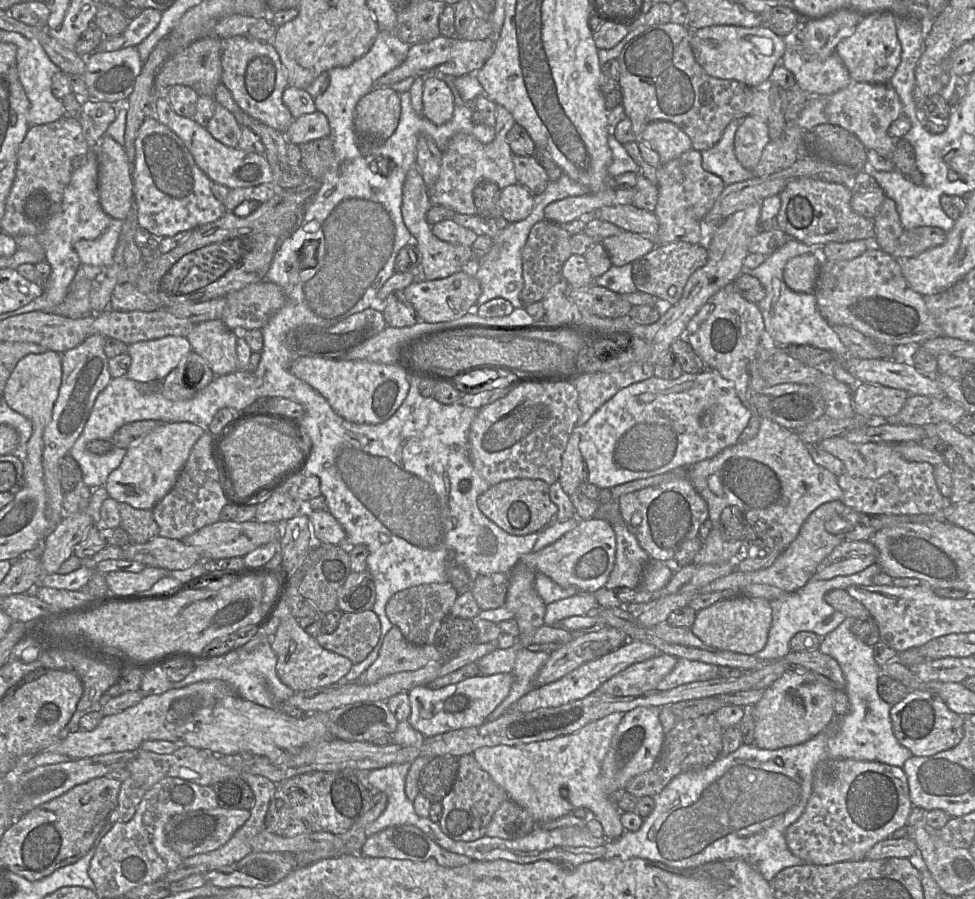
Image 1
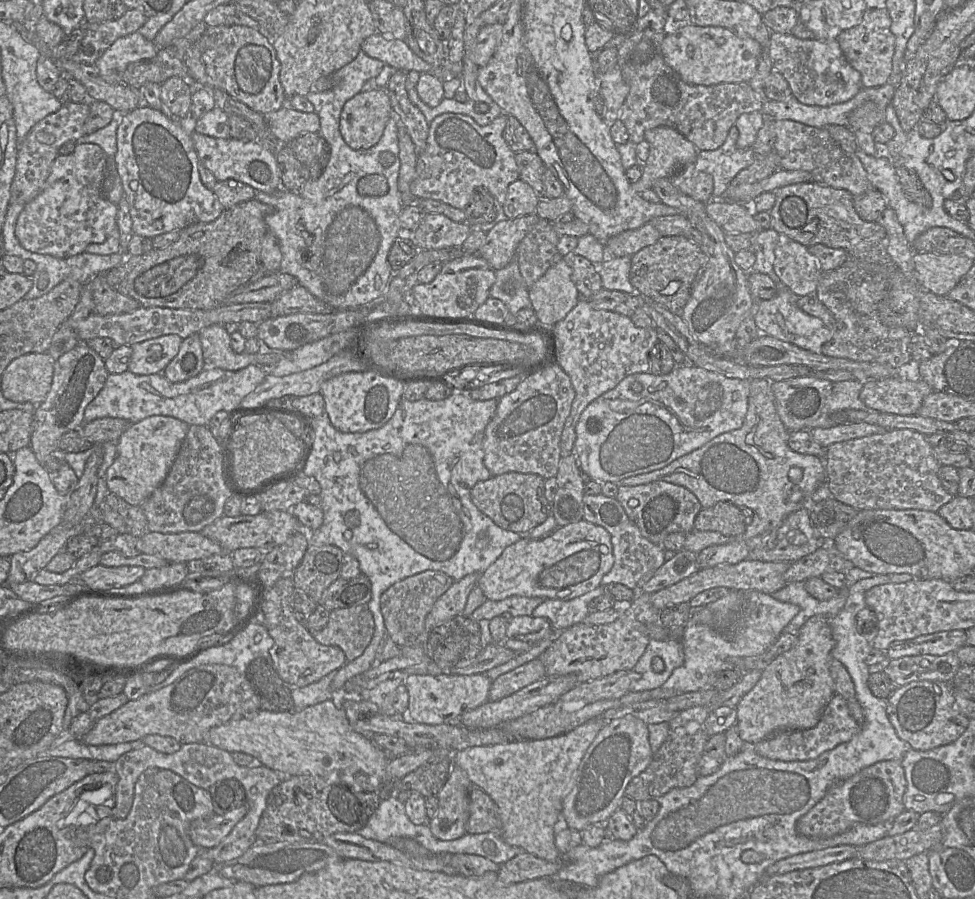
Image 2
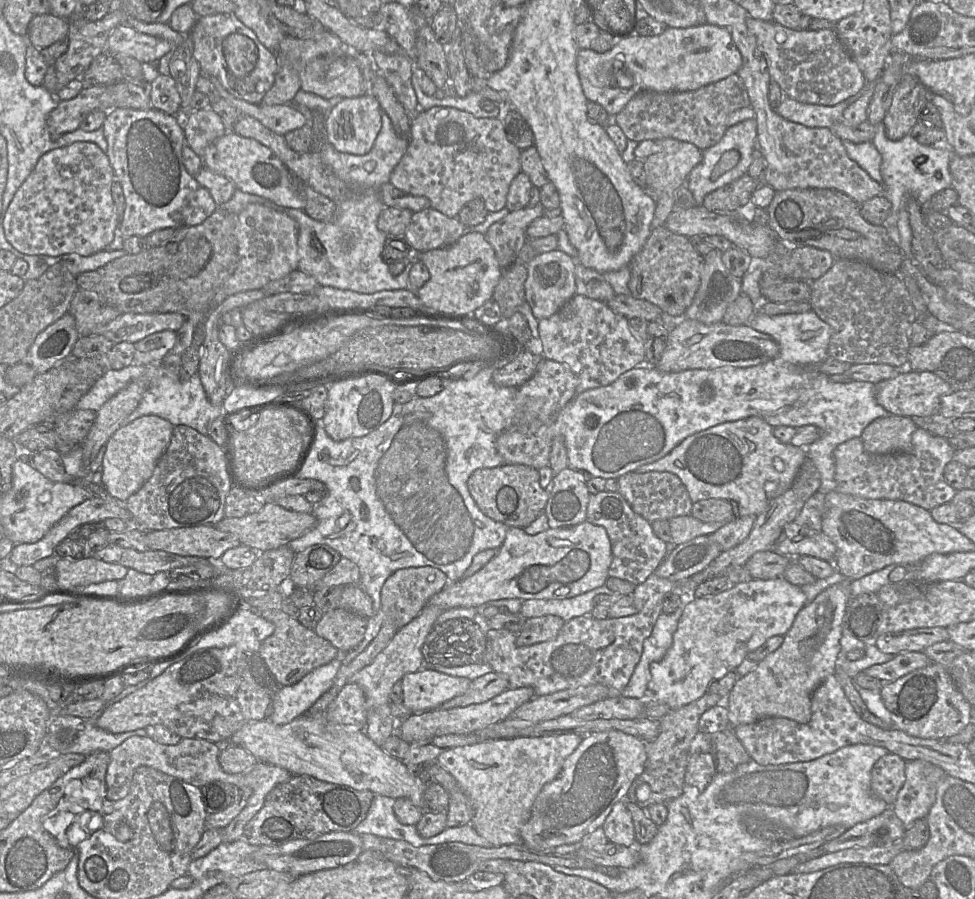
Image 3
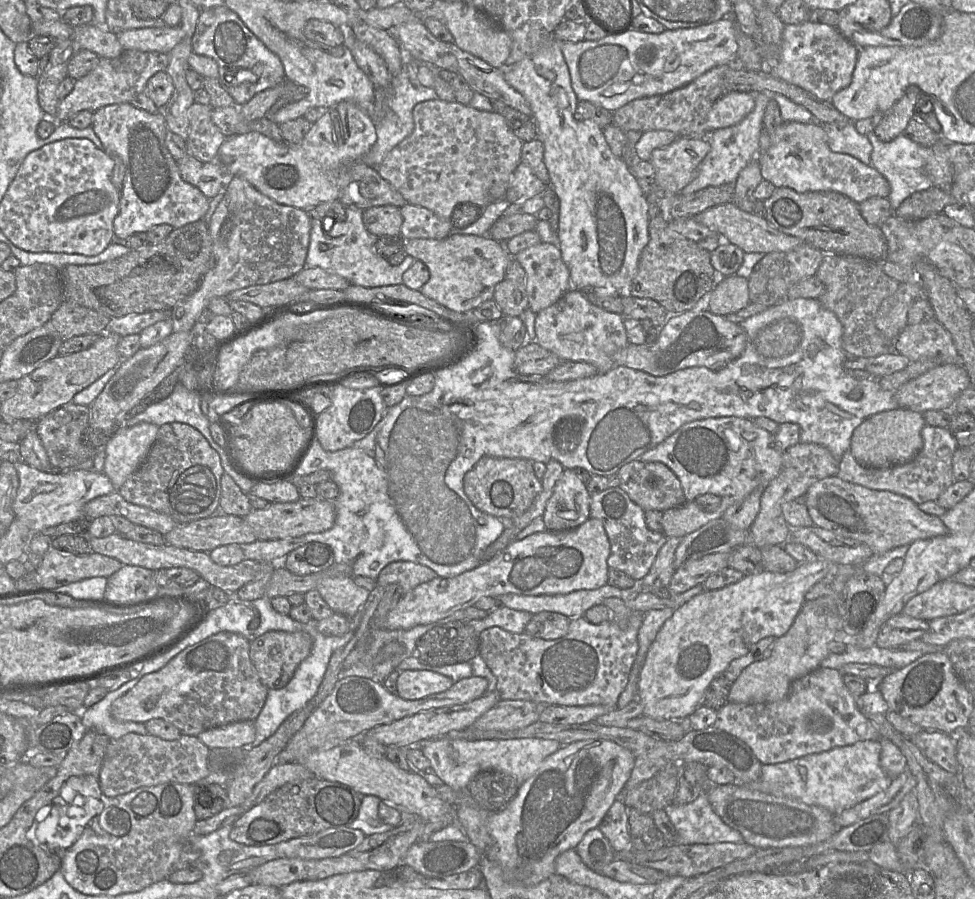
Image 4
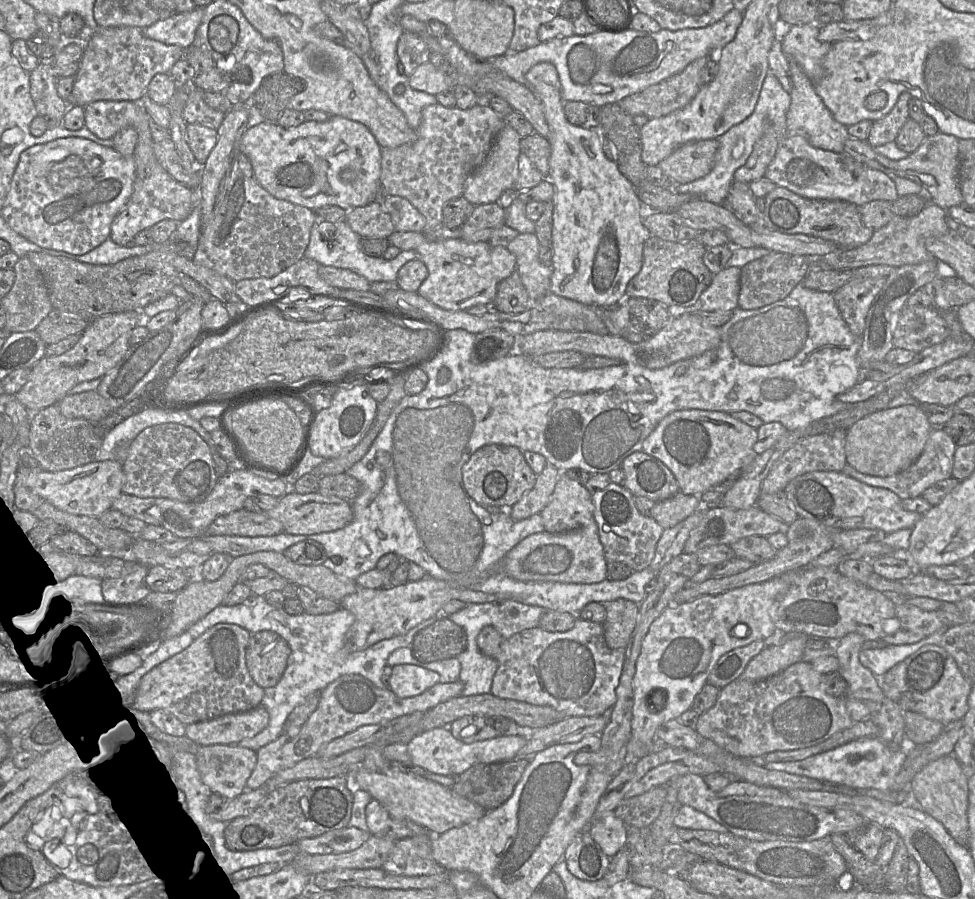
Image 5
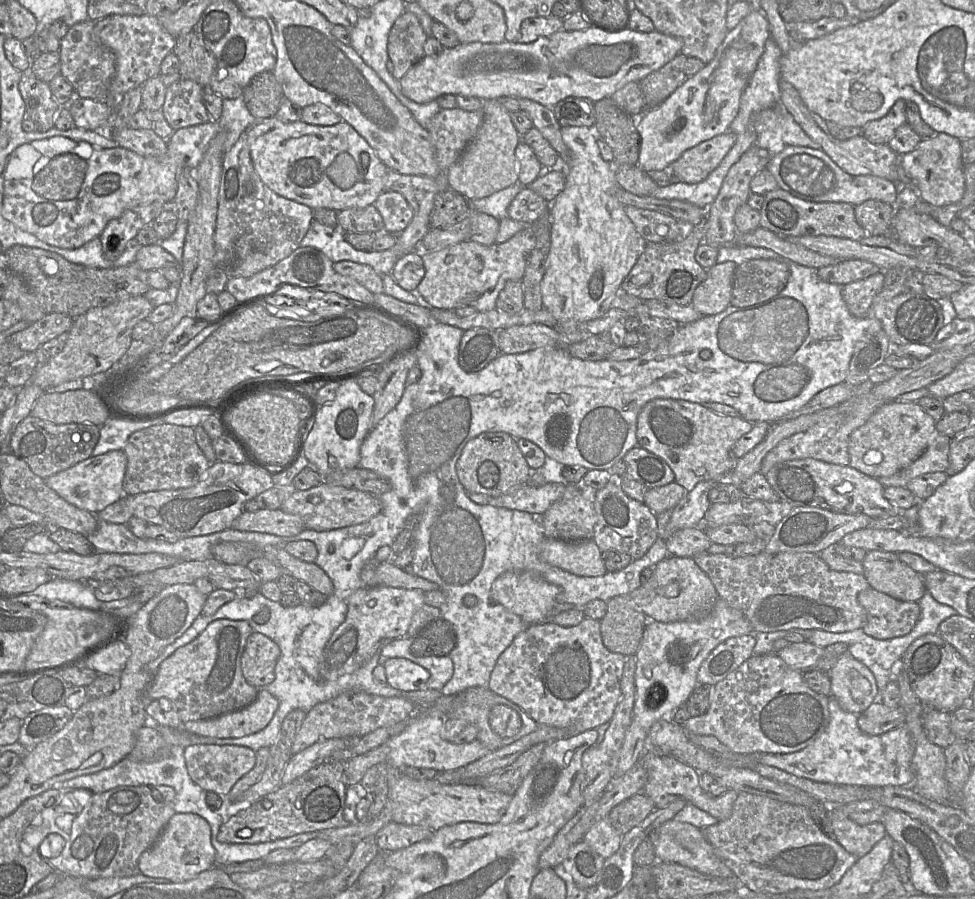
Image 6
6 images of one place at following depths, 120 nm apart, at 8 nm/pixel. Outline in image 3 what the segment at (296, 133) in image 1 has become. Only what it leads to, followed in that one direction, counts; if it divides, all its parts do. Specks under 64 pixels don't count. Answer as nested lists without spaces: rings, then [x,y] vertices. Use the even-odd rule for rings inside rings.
[[[209,77],[209,80],[219,95],[236,108],[241,115],[248,115],[257,119],[276,134],[284,136],[286,133],[299,129],[307,124],[306,118],[294,109],[291,104],[273,106],[251,104],[232,96],[217,78]]]

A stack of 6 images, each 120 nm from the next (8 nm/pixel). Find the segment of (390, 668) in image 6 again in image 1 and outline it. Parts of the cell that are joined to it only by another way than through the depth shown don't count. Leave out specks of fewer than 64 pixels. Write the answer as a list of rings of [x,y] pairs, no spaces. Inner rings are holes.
[[[510,673],[477,675],[439,689],[416,686],[409,692],[411,714],[409,722],[426,738],[485,723],[490,714],[509,695],[514,682]]]

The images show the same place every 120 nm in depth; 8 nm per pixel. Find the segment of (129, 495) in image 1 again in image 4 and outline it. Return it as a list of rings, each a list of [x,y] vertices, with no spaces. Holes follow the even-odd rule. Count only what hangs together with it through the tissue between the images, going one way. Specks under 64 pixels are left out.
[[[140,423],[120,429],[105,445],[103,472],[110,479],[115,491],[139,468],[153,445],[159,427]]]

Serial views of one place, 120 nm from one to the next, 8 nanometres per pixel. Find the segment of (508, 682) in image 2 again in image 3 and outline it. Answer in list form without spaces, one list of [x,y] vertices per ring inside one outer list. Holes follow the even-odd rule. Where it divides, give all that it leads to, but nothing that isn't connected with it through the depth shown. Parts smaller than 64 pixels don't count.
[[[490,672],[471,680],[471,684],[465,693],[444,702],[438,709],[451,709],[483,703],[508,689],[509,683],[504,675]]]

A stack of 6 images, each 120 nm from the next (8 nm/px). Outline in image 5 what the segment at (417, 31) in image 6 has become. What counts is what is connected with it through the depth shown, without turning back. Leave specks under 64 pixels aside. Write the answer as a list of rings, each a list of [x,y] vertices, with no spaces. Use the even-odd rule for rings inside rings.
[[[404,31],[399,37],[396,48],[398,72],[410,78],[416,68],[429,62],[430,52],[425,41],[416,33]]]

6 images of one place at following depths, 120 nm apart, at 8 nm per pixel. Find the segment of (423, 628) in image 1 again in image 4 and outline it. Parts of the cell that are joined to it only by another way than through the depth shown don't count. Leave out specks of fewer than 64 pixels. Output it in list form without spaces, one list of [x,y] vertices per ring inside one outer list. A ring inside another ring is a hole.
[[[395,561],[386,565],[380,572],[377,584],[388,586],[389,584],[397,583],[403,589],[403,594],[411,591],[419,584],[428,582],[434,578],[438,577],[437,573],[427,566],[422,564],[414,563],[411,561]]]

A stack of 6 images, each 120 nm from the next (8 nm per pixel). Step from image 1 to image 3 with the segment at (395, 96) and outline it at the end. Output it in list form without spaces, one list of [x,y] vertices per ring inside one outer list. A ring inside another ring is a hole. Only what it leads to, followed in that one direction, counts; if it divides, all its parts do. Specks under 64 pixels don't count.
[[[369,92],[358,97],[344,98],[332,108],[326,120],[327,139],[339,152],[364,155],[372,149],[381,130],[381,114],[378,100]]]

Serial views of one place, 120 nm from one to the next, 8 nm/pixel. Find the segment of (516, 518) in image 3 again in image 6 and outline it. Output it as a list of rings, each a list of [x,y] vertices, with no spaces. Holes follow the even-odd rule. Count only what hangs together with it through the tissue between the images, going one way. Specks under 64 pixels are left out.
[[[484,432],[467,442],[456,463],[460,483],[467,492],[498,497],[530,483],[531,468],[517,440],[505,432]]]

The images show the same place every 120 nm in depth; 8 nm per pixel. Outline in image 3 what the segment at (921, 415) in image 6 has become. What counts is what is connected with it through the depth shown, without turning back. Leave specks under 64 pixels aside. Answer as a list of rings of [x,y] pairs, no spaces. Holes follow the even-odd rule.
[[[889,415],[871,422],[860,438],[869,453],[909,453],[912,451],[912,434],[917,428],[910,417]]]

